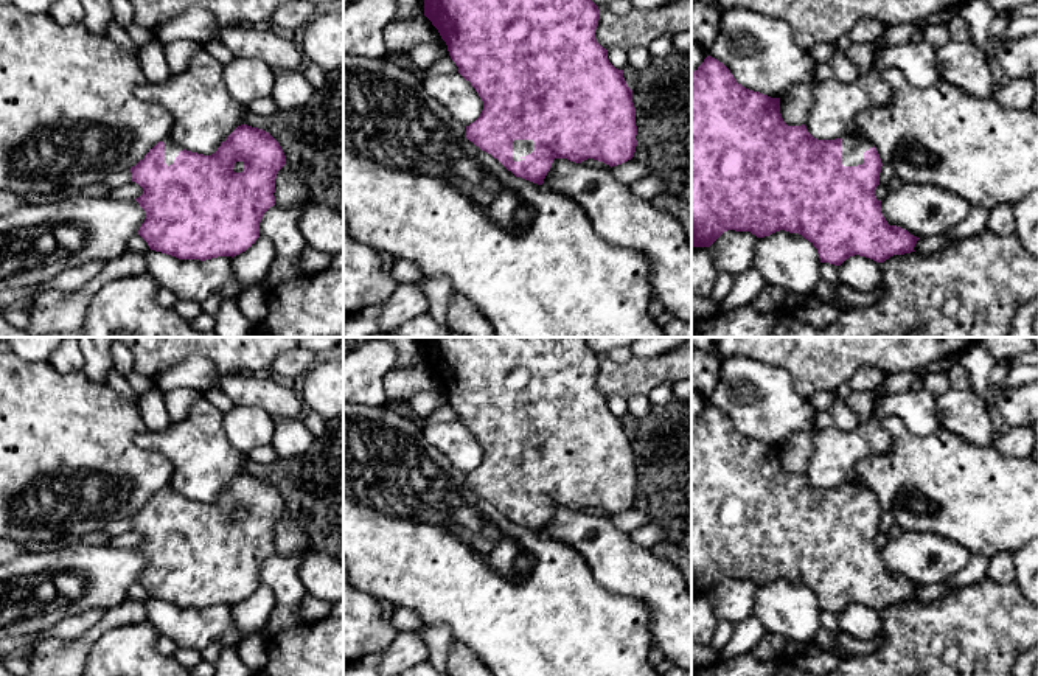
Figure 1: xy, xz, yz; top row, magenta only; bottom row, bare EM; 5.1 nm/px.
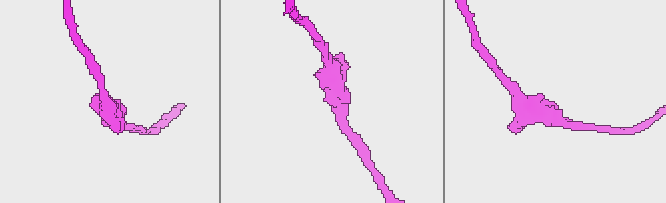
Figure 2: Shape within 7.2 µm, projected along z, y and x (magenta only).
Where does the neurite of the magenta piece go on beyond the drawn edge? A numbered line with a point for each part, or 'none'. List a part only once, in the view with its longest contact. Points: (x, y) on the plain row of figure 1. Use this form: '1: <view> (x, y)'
1: xz (521, 496)

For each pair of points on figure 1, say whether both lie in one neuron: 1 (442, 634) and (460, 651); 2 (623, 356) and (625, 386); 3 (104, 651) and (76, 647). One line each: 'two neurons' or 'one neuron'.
1: two neurons
2: two neurons
3: two neurons

